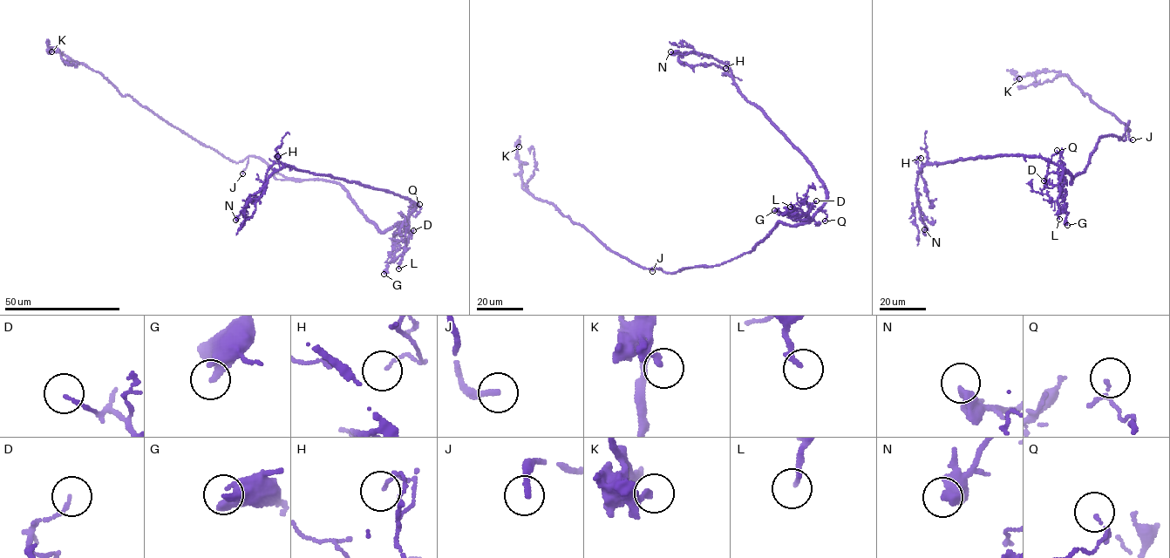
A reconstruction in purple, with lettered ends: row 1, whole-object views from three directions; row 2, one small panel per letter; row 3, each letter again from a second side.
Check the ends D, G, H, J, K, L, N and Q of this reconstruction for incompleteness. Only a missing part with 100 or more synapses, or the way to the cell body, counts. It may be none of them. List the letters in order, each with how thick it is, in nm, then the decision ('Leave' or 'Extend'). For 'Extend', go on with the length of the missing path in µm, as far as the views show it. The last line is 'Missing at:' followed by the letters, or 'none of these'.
D: Thickness 110 nm. Leave
G: Thickness 400 nm. Leave
H: Thickness 90 nm. Leave
J: Thickness 260 nm. Extend. Missing length about 15 µm
K: Thickness 220 nm. Leave
L: Thickness 170 nm. Leave
N: Thickness 400 nm. Leave
Q: Thickness 80 nm. Leave
Missing at: J

